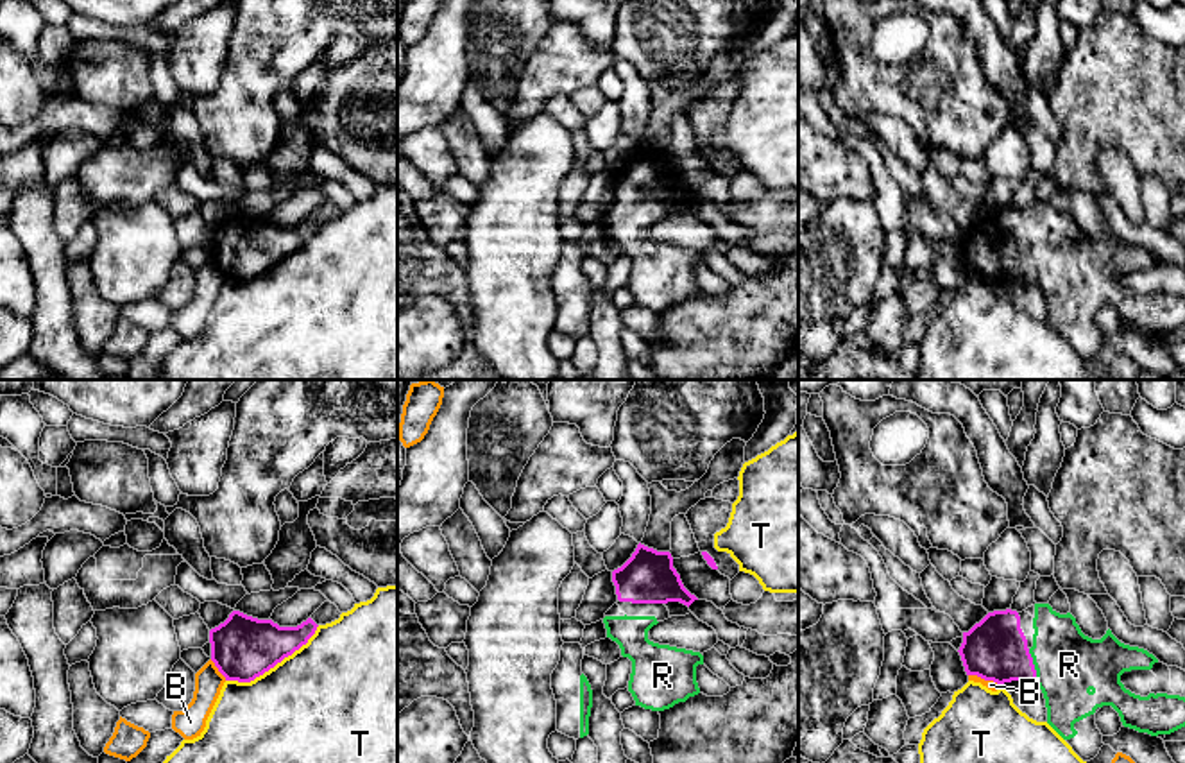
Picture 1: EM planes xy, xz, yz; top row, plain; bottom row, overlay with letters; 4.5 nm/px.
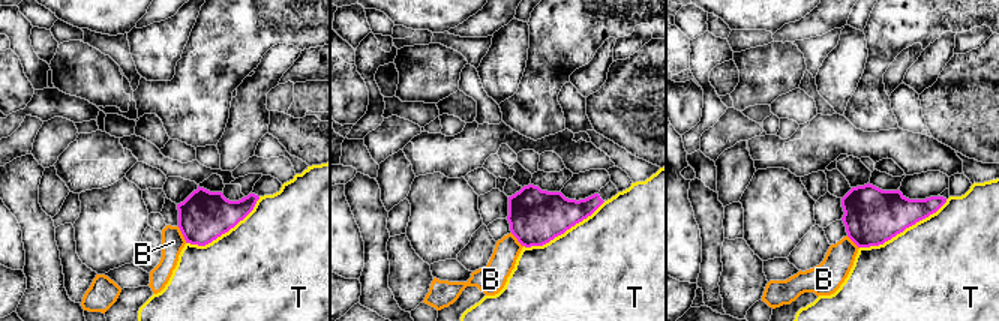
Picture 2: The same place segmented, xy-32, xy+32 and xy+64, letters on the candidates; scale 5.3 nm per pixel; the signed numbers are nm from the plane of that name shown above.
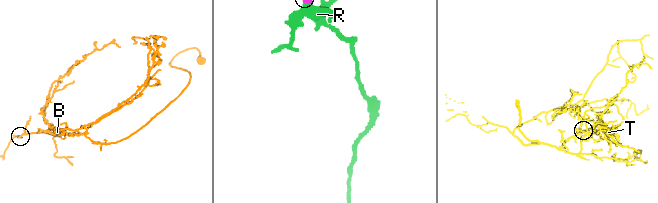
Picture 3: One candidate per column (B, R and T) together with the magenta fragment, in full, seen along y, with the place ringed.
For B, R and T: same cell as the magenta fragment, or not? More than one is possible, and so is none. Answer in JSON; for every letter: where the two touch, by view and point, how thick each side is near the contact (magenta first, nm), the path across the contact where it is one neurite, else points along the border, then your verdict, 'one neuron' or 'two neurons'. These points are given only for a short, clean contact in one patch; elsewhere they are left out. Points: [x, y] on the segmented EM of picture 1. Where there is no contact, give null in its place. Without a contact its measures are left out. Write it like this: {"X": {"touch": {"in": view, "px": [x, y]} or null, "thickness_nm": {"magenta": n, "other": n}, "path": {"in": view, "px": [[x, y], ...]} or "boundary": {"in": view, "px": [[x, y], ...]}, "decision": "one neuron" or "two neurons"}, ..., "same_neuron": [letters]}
{"B": {"touch": {"in": "yz", "px": [985, 679]}, "thickness_nm": {"magenta": 280, "other": 50}, "boundary": {"in": "yz", "px": [[969, 674], [1001, 685]]}, "decision": "two neurons"}, "R": {"touch": {"in": "yz", "px": [1033, 665]}, "thickness_nm": {"magenta": 280, "other": 300}, "decision": "one neuron"}, "T": {"touch": {"in": "xy", "px": [274, 665]}, "thickness_nm": {"magenta": 280, "other": 500}, "decision": "two neurons"}, "same_neuron": ["R"]}

